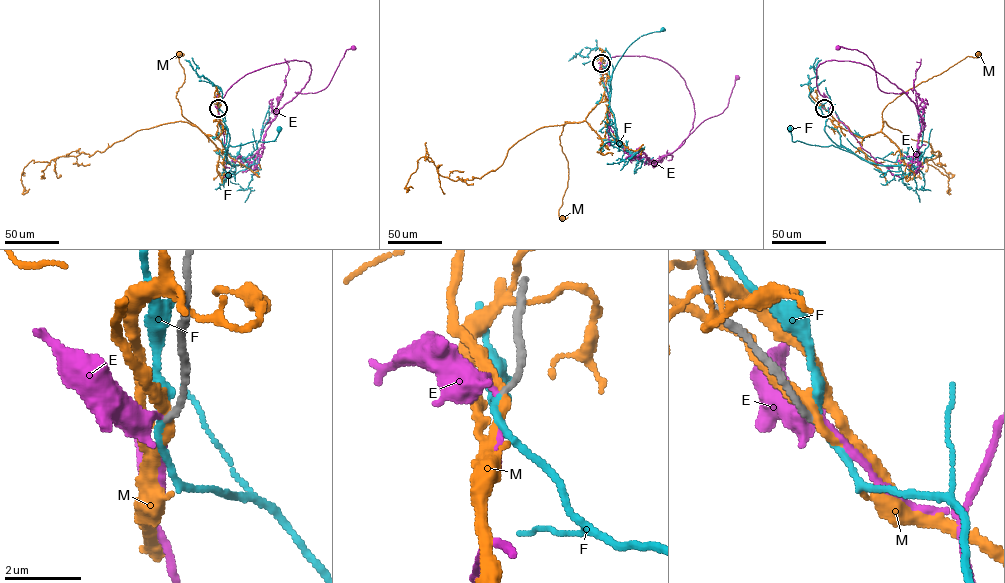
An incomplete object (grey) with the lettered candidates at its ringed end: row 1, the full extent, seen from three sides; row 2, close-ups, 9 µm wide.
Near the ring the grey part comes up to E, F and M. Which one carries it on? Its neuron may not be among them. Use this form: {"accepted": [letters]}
{"accepted": ["F"]}

